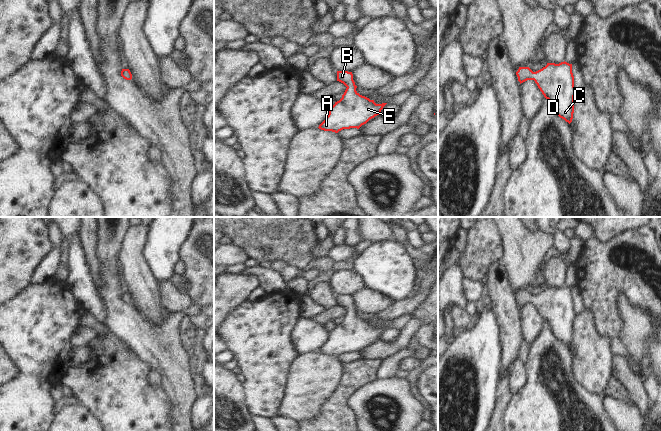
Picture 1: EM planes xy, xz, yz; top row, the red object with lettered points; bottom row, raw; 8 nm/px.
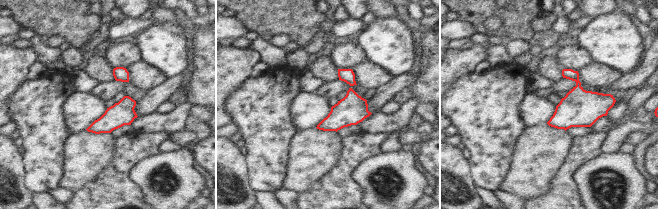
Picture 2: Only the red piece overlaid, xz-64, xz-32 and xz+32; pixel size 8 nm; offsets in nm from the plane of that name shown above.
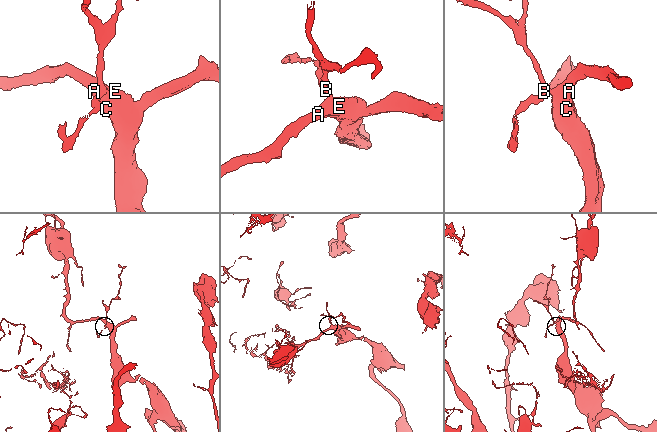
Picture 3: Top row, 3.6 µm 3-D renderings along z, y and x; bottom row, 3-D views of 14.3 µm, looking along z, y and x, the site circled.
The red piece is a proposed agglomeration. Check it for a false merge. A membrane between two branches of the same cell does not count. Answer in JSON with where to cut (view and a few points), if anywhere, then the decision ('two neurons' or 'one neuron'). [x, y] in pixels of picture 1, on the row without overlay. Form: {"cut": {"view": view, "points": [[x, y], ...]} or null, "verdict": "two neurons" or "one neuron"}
{"cut": null, "verdict": "one neuron"}

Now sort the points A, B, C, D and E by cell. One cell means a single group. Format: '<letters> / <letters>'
A B C D E

